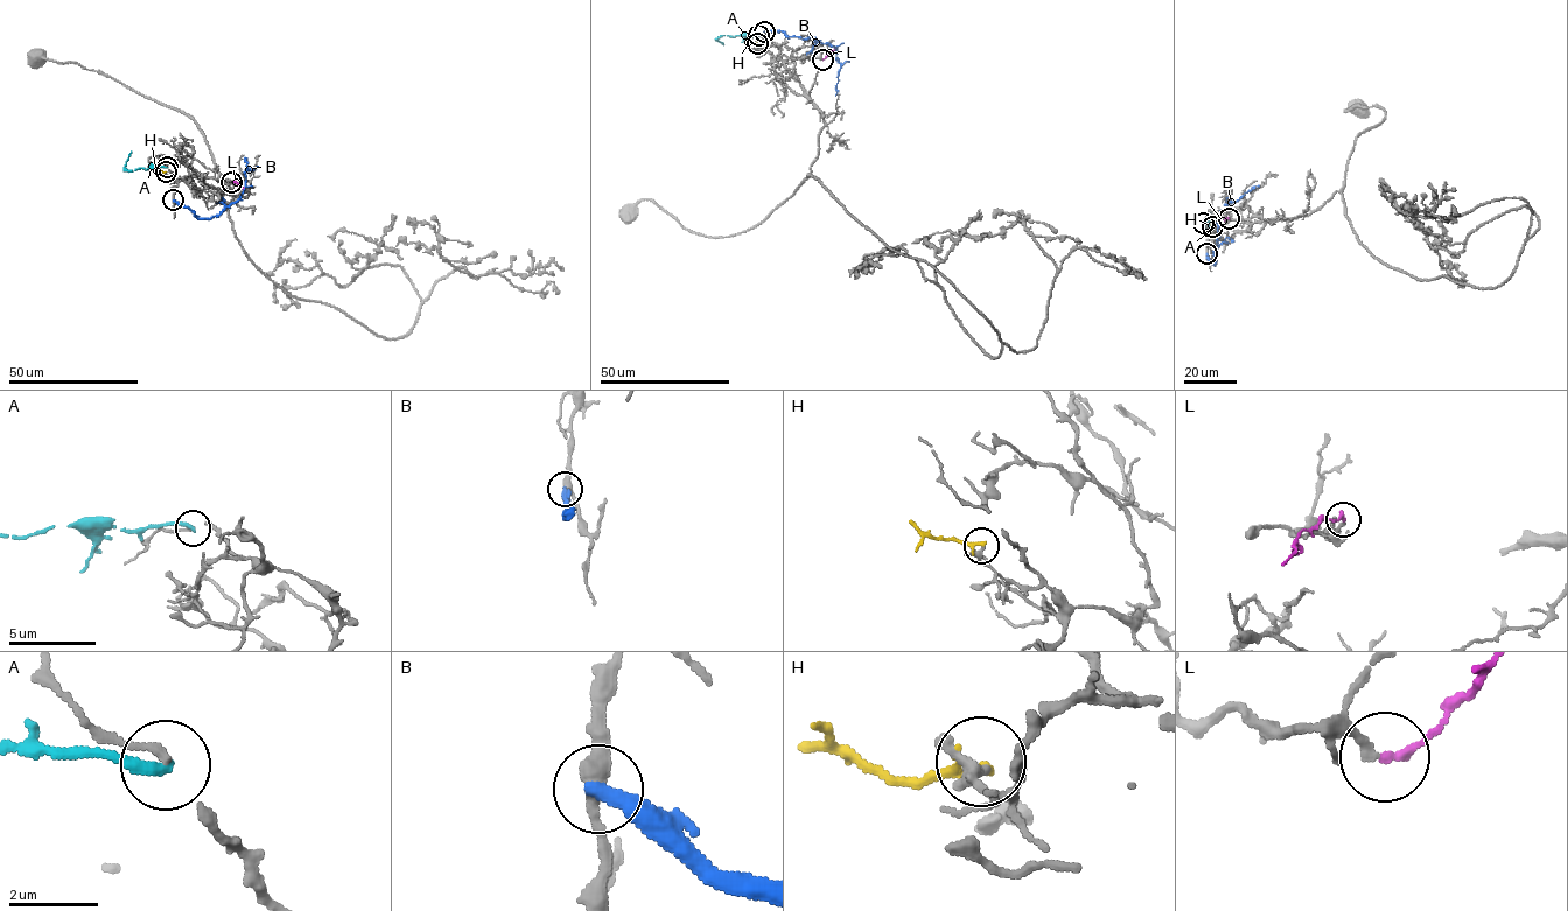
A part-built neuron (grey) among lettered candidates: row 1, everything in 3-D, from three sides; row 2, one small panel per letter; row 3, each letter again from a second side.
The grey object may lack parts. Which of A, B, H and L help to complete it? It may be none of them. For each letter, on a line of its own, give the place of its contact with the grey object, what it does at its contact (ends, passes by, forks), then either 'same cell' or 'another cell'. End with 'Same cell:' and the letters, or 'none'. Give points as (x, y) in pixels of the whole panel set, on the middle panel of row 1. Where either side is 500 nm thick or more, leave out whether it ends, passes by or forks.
A: contact (758, 35); it ends; another cell
B: contact (764, 32); it ends; another cell
H: contact (757, 43); it ends; another cell
L: contact (823, 60); it ends; same cell
Same cell: L

